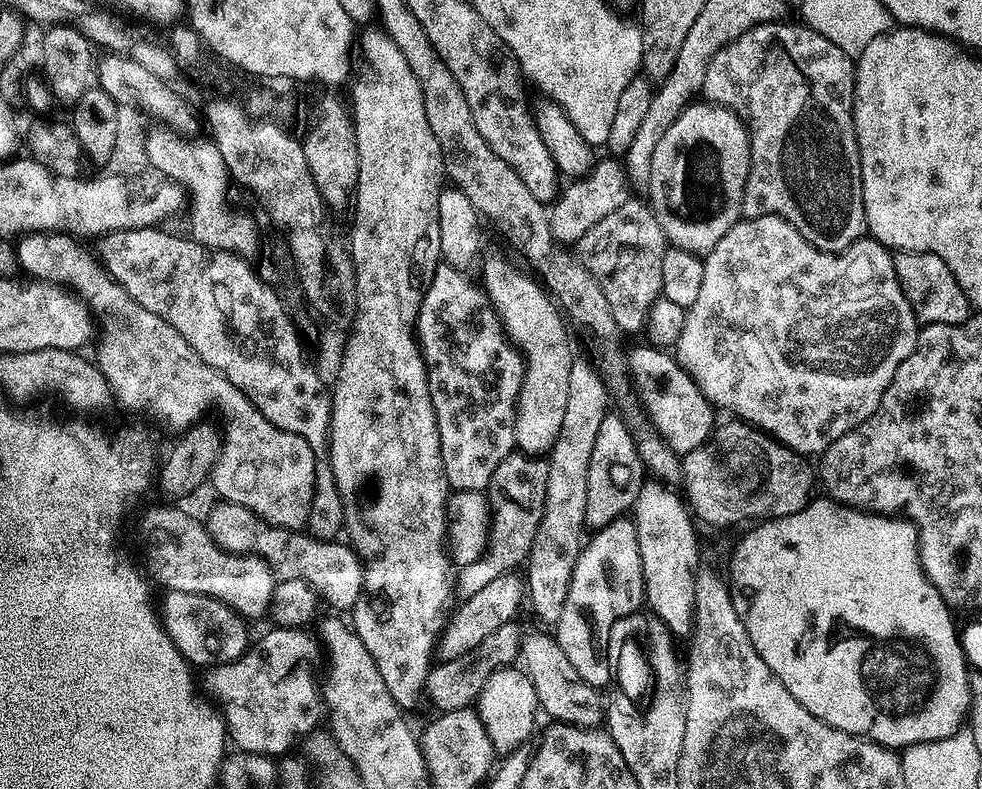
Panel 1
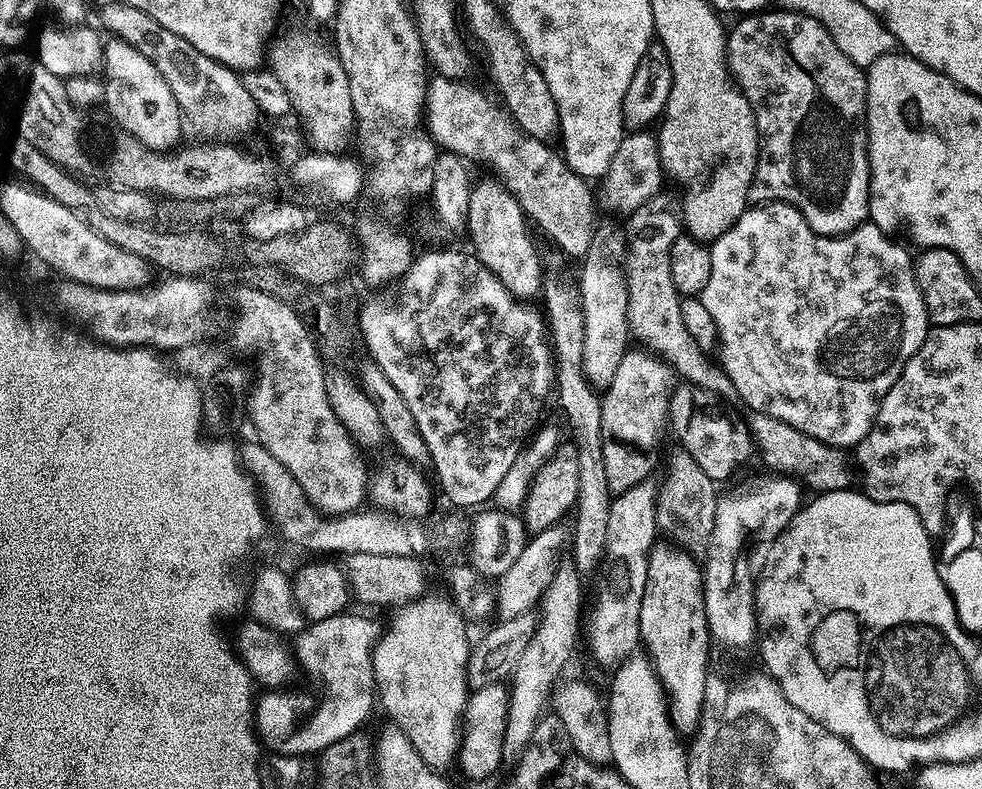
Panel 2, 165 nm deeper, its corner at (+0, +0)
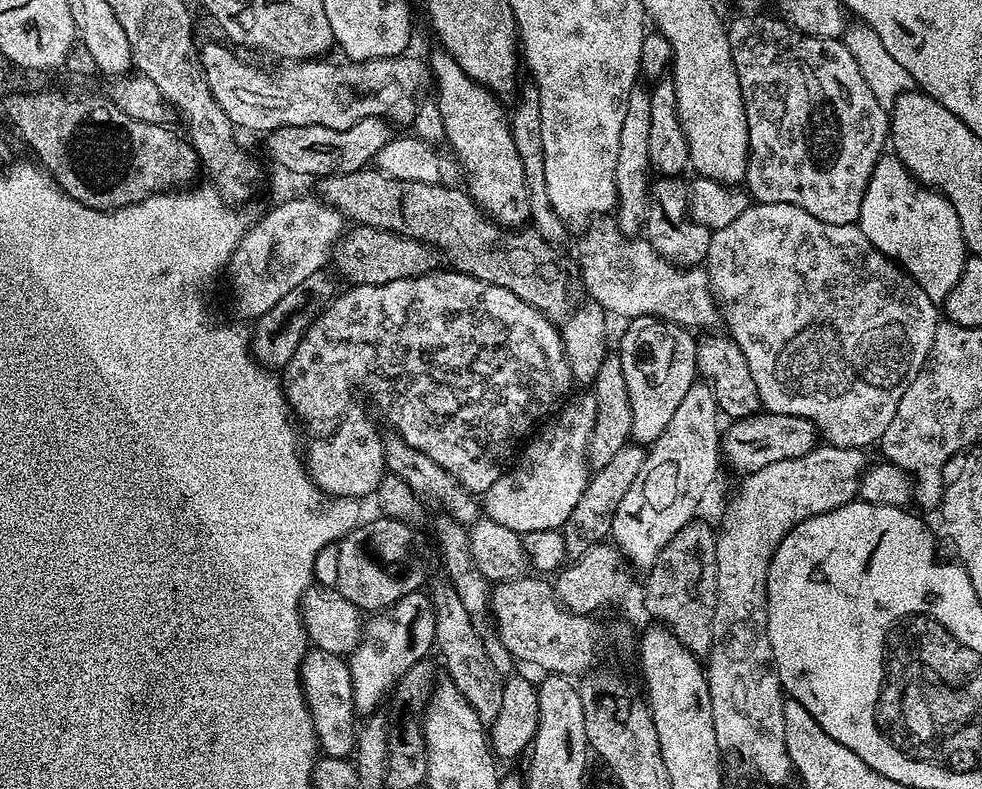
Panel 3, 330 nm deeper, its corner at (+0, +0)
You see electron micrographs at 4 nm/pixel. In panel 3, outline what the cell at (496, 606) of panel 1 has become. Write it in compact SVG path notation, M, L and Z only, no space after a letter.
M629 442L606 466L589 475L586 490L583 491L582 497L570 512L570 518L560 530L569 559L581 557L594 545L603 543L611 535L613 516L617 512L618 504L626 496L626 491L630 490L630 482L638 478L638 470L642 470L645 455L645 449L641 445Z

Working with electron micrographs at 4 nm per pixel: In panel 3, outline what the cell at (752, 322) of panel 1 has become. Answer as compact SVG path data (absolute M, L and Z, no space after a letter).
M753 203L742 214L738 214L738 218L721 223L712 232L706 271L708 285L712 287L712 295L715 296L722 313L723 323L728 323L727 335L732 337L742 354L746 354L750 374L754 374L754 386L758 386L761 405L767 411L794 414L798 418L814 422L817 433L834 447L867 449L868 444L875 445L879 442L882 434L886 434L886 426L890 426L890 421L898 410L902 394L906 394L910 382L914 382L930 354L938 323L937 304L926 298L926 290L922 290L922 286L918 286L918 282L914 282L912 276L909 276L896 261L883 256L855 223L830 225L829 222L819 221L796 205L760 203Z

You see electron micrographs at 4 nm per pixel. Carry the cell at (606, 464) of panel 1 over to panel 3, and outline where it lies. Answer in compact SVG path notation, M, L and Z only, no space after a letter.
M640 316L637 320L627 321L626 327L618 355L633 415L631 439L641 446L651 446L666 426L670 426L670 418L674 418L674 410L678 410L686 390L697 383L698 340L692 337L695 335L689 329L657 316Z

